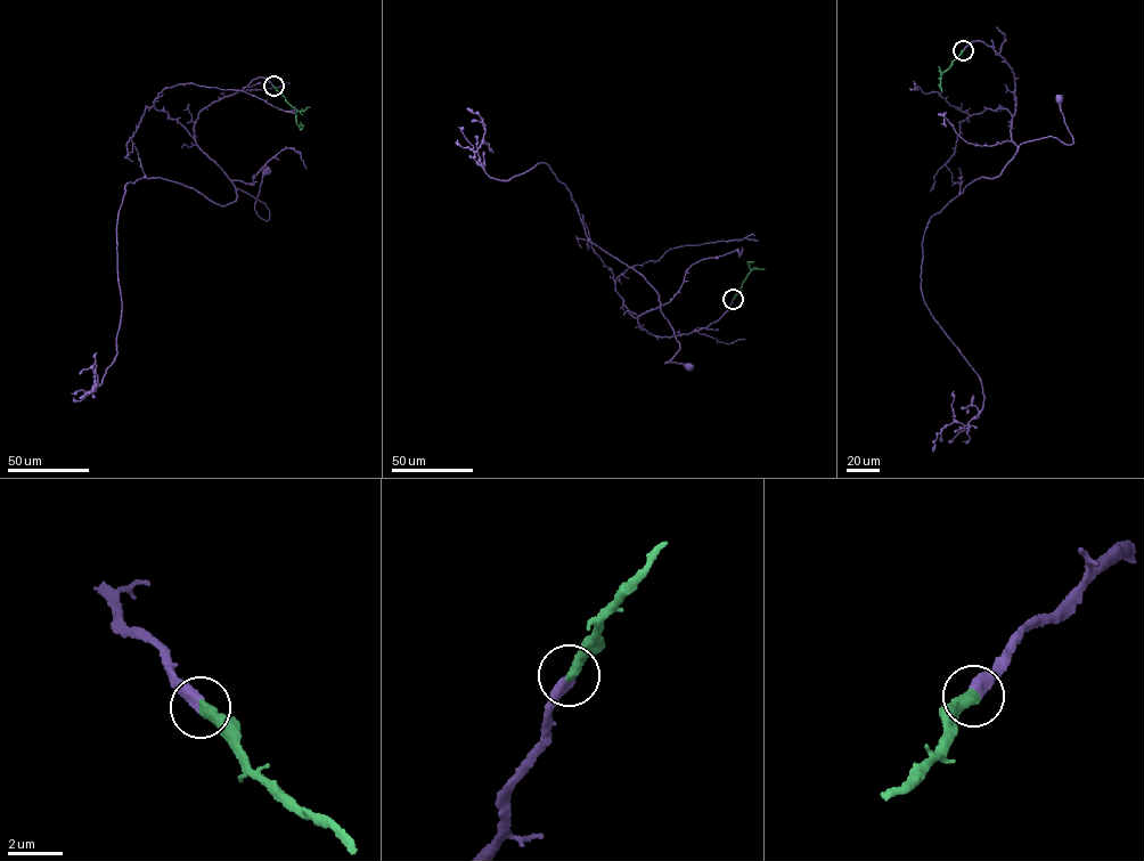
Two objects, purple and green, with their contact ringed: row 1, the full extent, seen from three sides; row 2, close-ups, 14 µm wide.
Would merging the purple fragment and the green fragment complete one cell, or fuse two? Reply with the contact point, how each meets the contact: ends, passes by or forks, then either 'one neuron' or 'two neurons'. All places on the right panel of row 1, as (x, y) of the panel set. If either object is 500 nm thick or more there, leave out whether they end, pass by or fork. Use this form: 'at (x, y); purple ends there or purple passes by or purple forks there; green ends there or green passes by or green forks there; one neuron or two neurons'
at (963, 50); purple ends there; green ends there; one neuron

